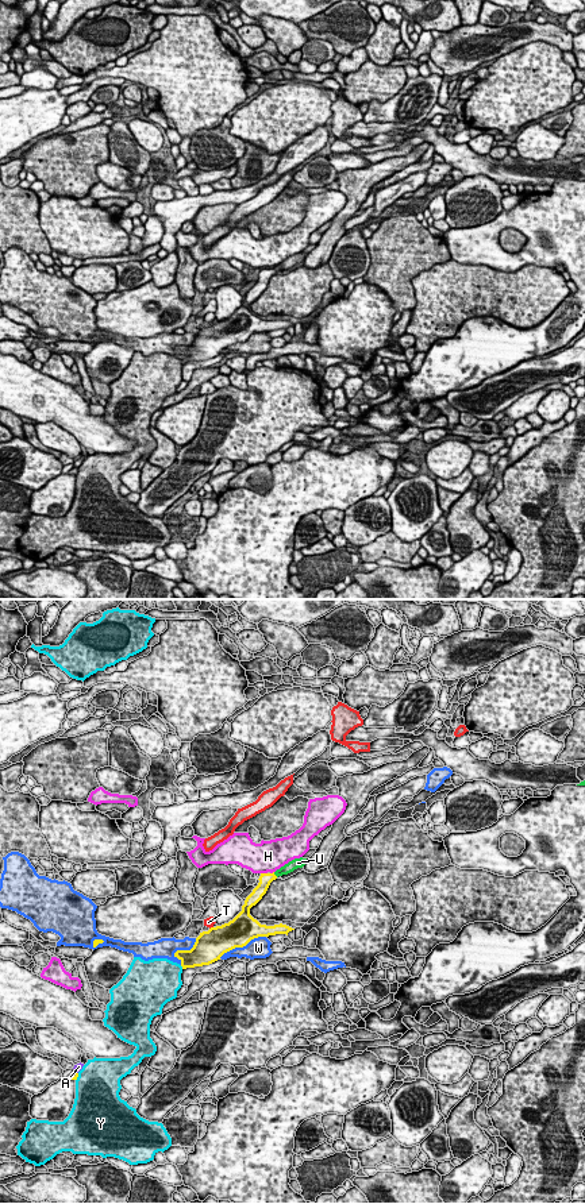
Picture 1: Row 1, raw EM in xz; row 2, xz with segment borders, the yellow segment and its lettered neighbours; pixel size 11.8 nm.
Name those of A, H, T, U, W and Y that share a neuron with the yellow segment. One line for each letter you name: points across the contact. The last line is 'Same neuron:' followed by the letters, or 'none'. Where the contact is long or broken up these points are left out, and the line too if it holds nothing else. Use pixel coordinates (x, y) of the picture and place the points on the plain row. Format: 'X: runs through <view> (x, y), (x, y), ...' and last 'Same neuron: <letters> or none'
U: runs through xz (265, 274), (274, 270), (291, 261)
Same neuron: U

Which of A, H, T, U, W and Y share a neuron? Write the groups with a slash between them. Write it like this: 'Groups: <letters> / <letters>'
Groups: A / H / T / U / W / Y

